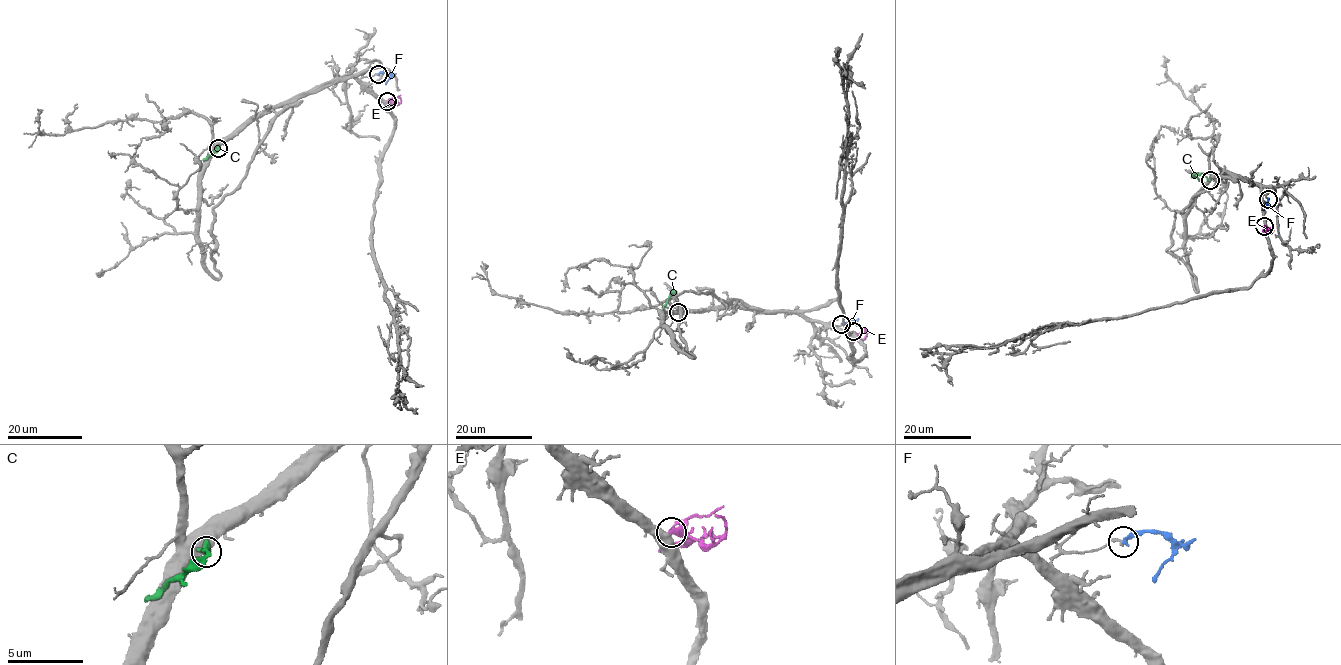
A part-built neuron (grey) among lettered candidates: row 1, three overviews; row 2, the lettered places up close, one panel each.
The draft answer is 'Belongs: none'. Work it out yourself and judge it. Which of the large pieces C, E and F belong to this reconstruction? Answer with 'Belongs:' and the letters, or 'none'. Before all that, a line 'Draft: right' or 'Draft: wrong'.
Draft: right
Belongs: none

